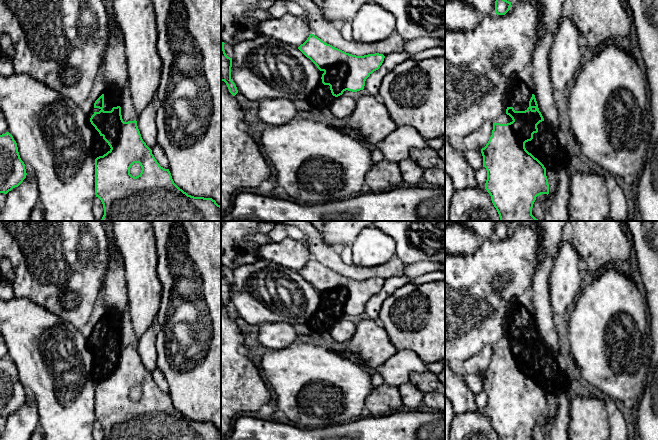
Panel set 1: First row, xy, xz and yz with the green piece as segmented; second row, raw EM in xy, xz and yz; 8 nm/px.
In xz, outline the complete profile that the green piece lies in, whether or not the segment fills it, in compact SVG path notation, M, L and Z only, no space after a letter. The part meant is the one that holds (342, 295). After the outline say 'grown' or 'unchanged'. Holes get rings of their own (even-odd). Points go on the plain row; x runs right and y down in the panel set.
M312 257L298 273L324 296L322 307L330 310L335 321L342 319L346 314L363 314L366 303L380 292L385 282L379 277L364 280L346 277Z; unchanged

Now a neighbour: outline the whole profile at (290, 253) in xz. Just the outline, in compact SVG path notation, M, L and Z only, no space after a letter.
M288 236L280 243L261 245L260 254L266 260L295 271L303 268L311 258L308 247Z

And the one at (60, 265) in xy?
M0 221L0 261L6 258L9 259L12 264L14 278L11 282L11 286L14 298L29 299L59 316L78 330L88 322L96 299L100 293L103 279L108 268L108 249L109 238L102 221Z

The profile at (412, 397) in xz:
M410 382L401 384L398 389L404 409L417 409L417 407L423 402L424 393Z

